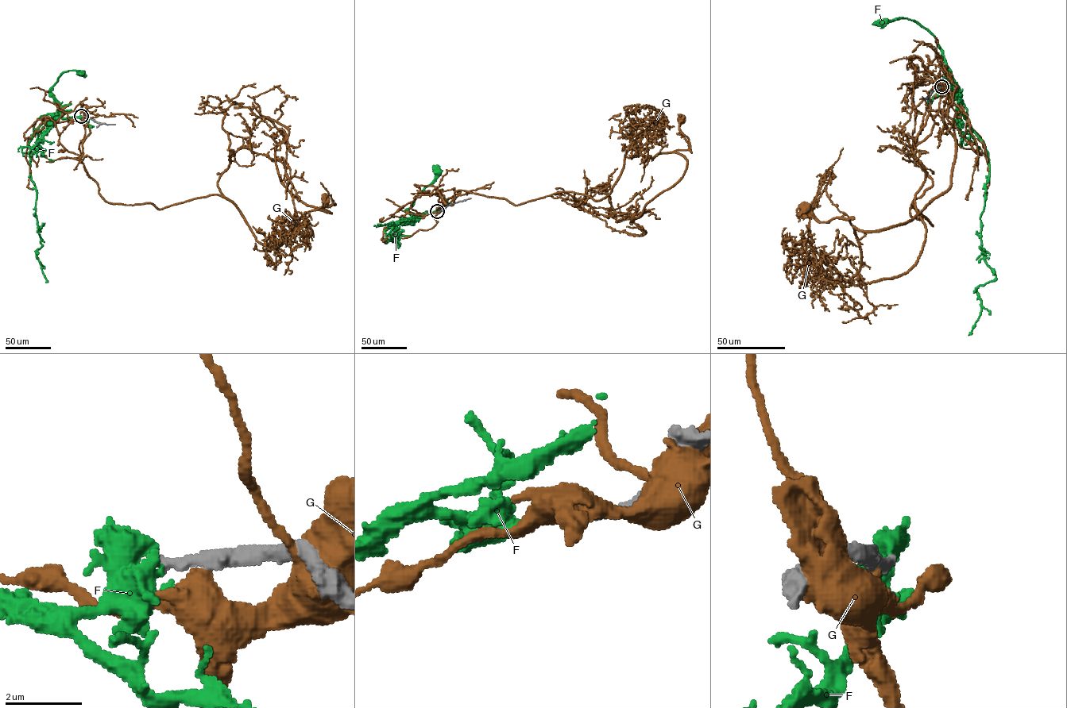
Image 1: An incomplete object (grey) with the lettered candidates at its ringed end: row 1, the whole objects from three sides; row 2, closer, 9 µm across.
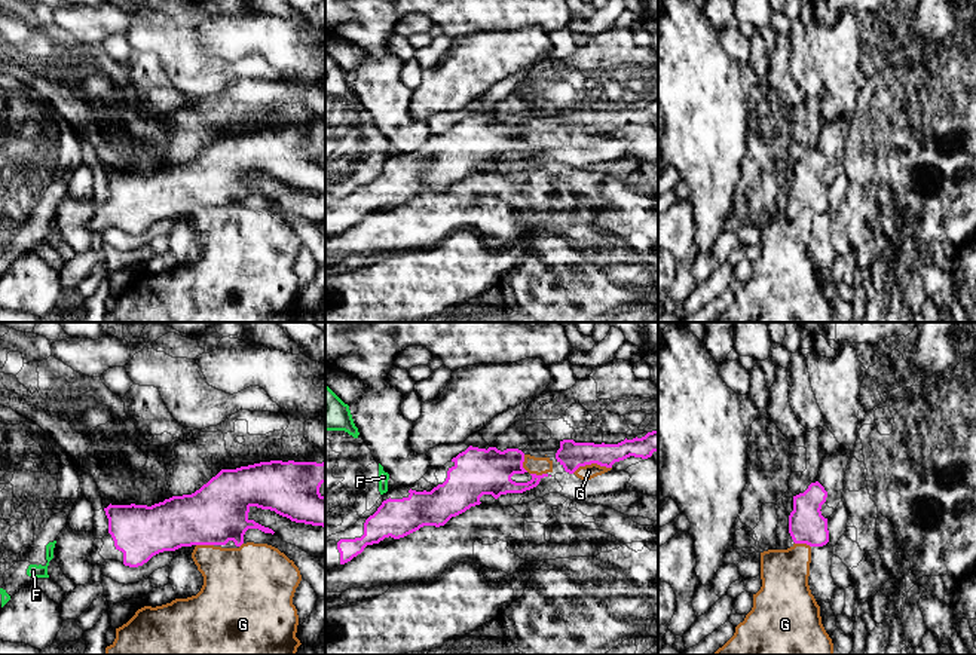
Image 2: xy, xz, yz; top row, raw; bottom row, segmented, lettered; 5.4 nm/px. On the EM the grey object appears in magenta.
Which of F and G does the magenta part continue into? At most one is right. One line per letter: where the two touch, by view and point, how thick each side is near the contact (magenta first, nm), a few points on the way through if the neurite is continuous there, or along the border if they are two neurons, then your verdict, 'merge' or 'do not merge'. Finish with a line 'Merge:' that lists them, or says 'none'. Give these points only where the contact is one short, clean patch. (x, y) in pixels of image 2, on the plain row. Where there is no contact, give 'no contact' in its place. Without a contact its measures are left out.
F: no contact; do not merge
G: meets magenta in xz at (591, 129); 150 nm thick on the magenta side, 80 nm on the other; do not merge
Merge: none

